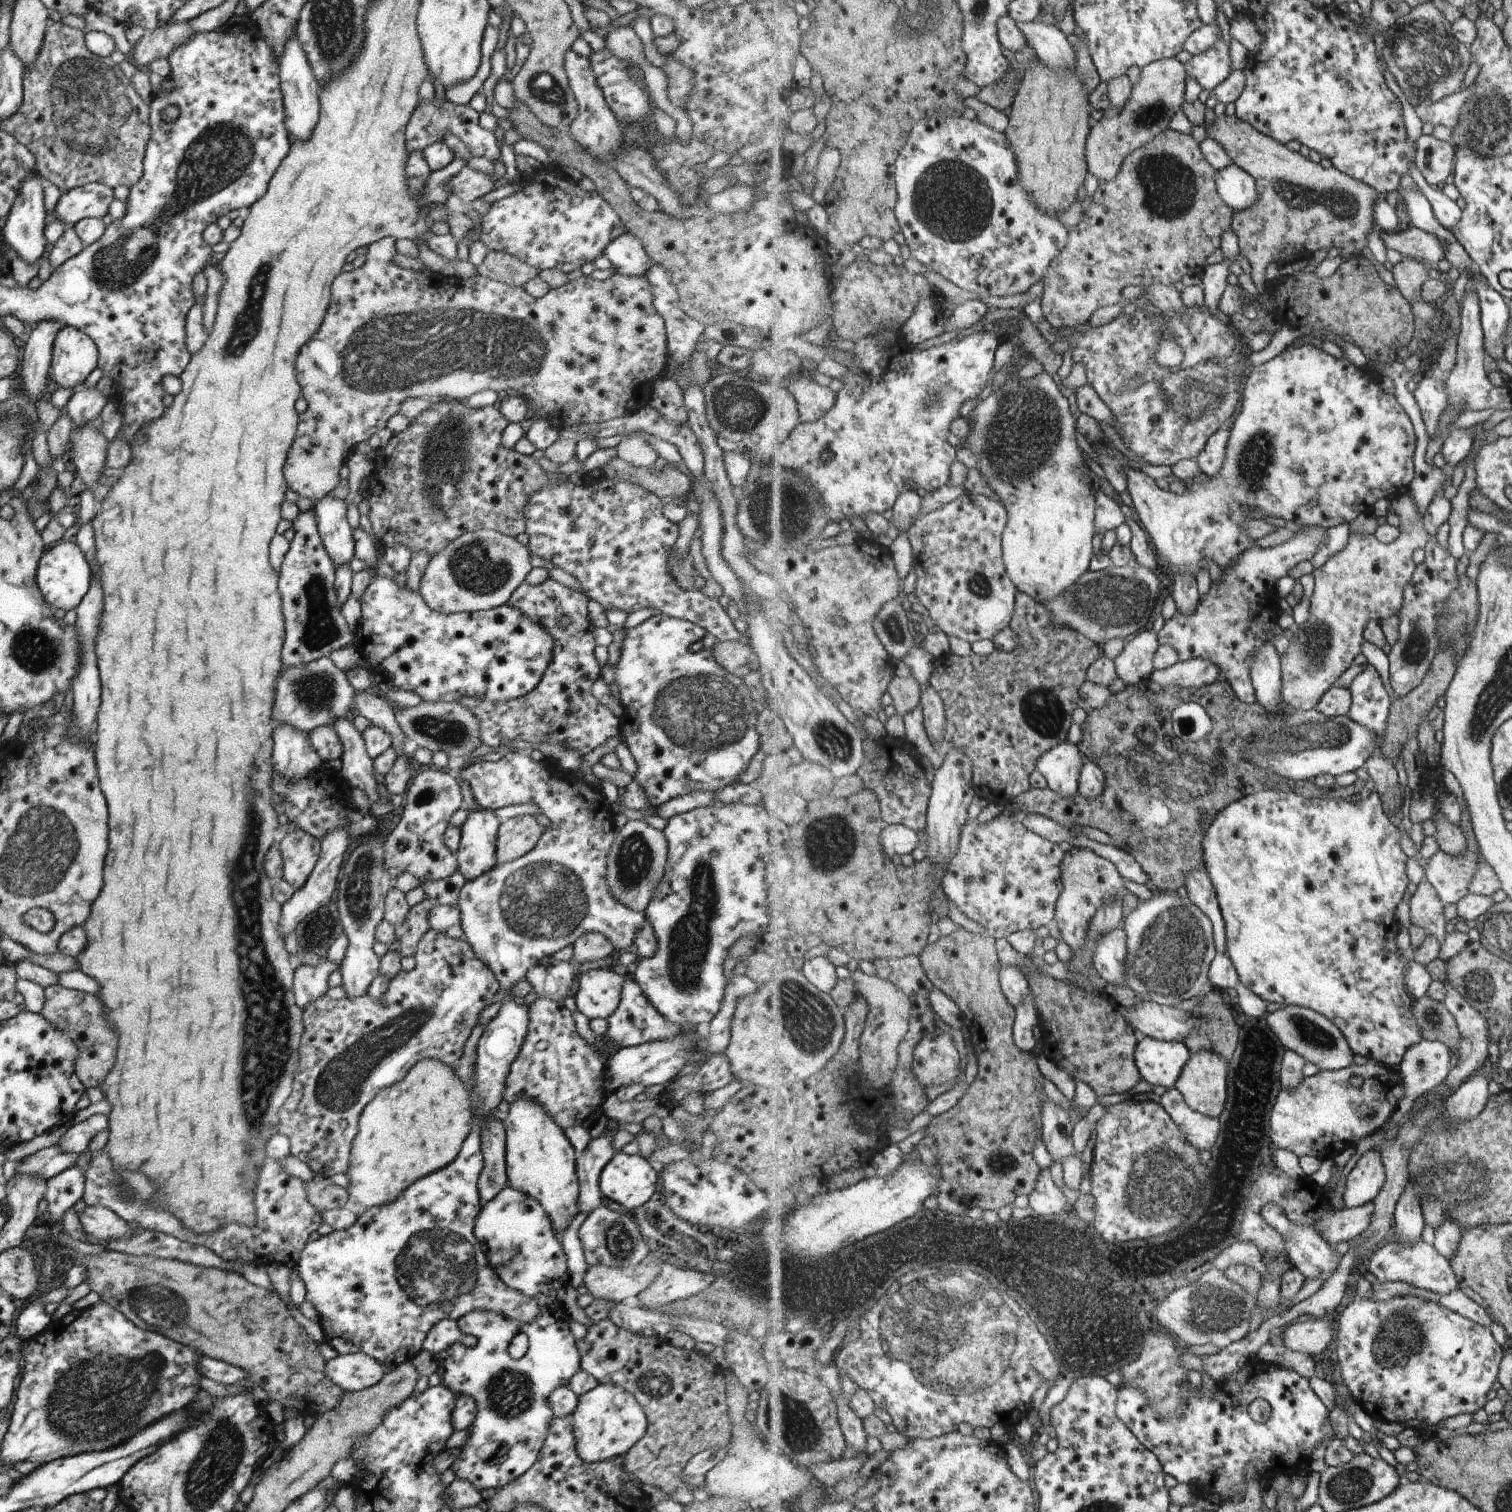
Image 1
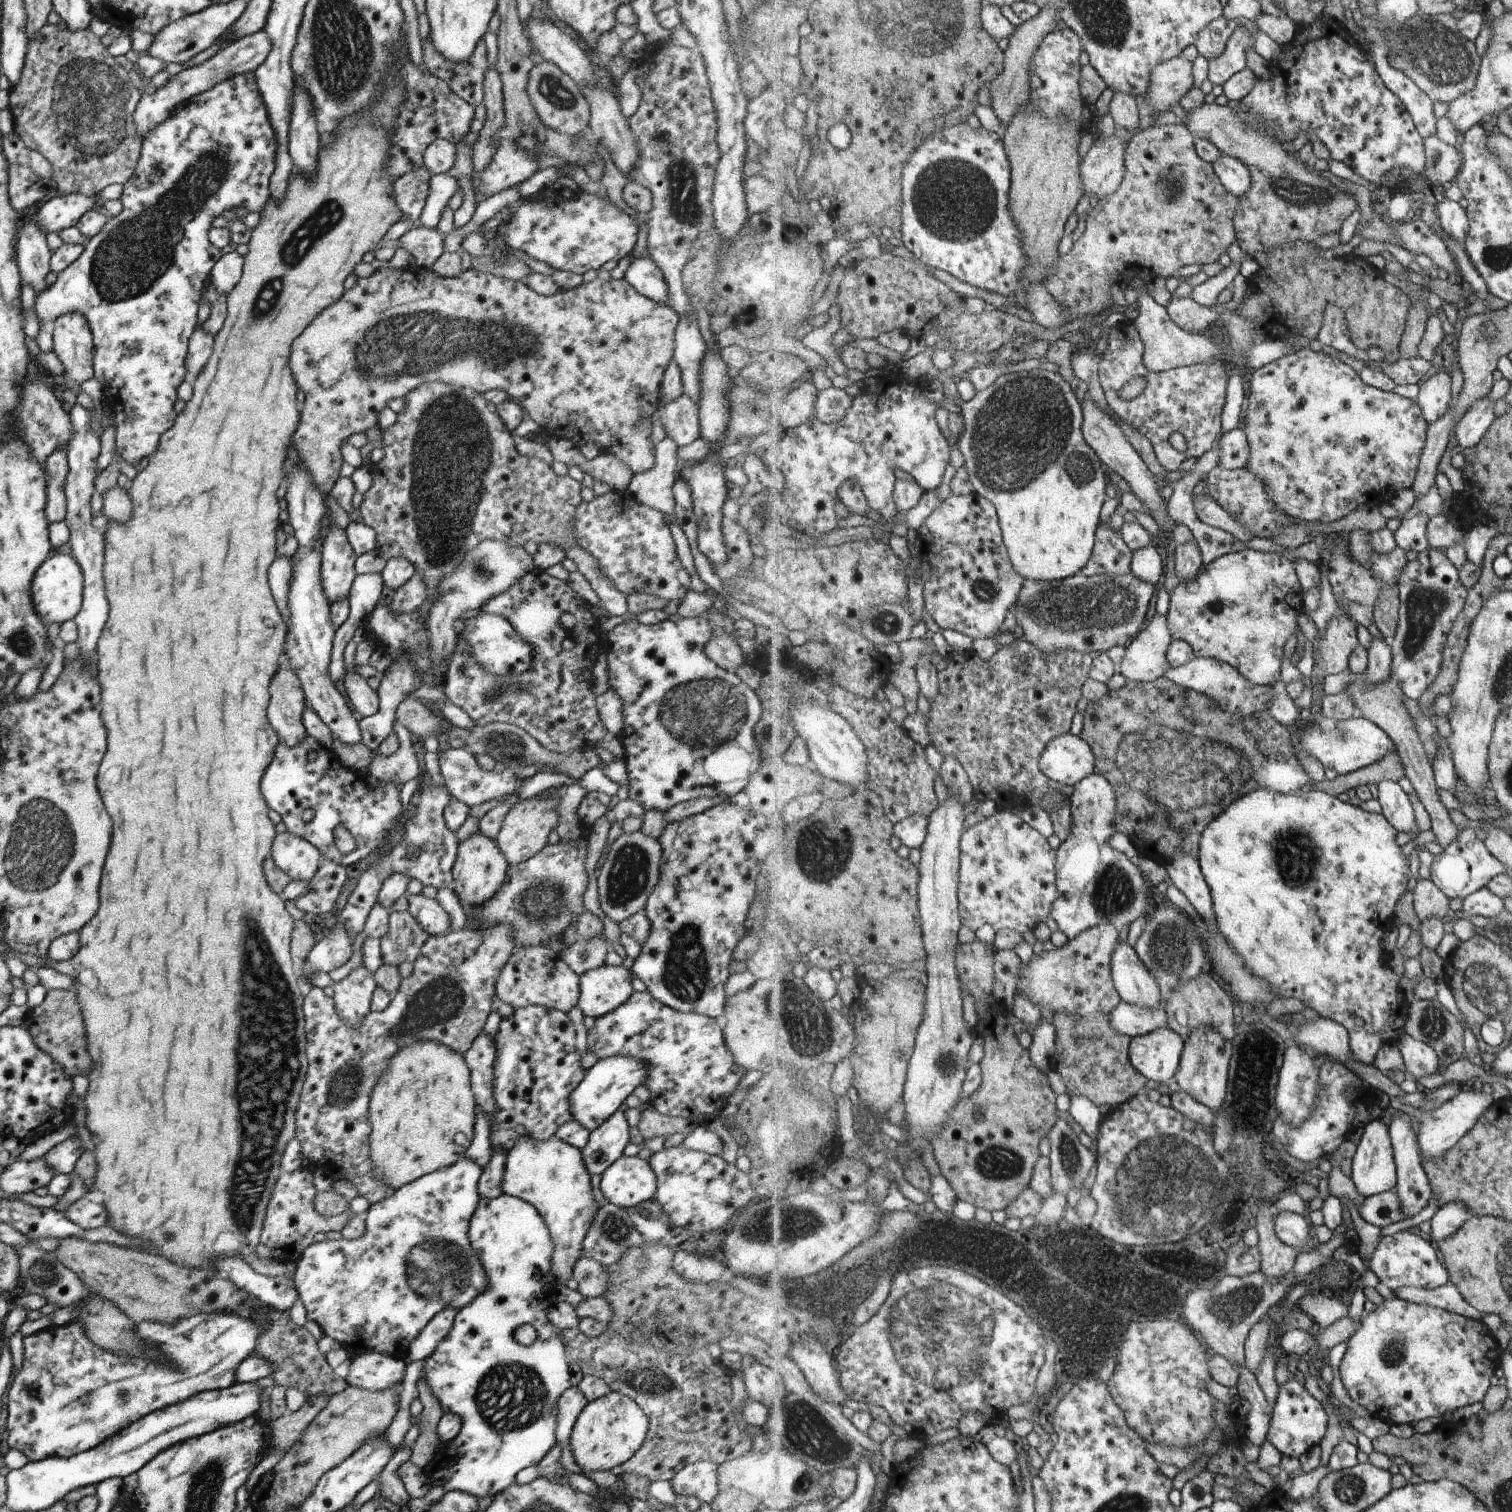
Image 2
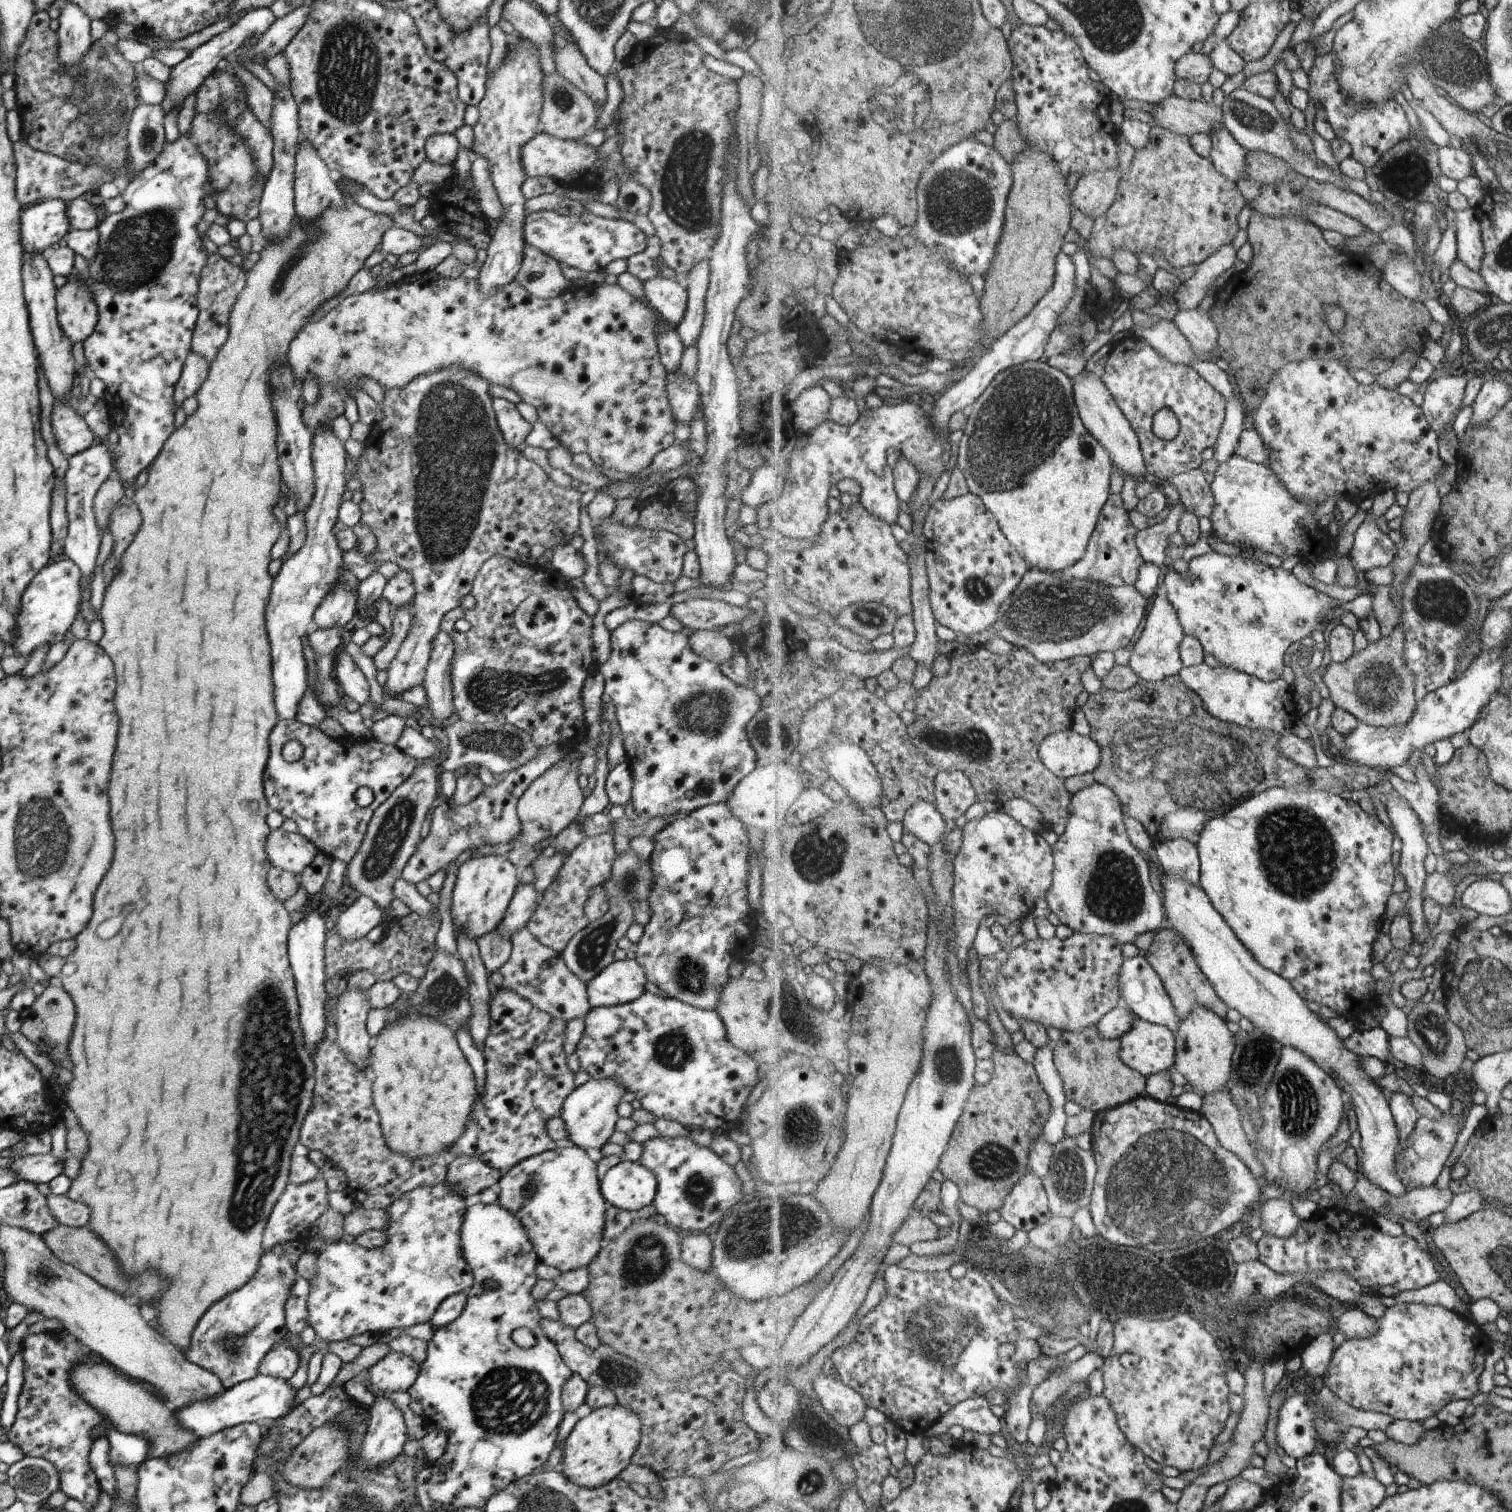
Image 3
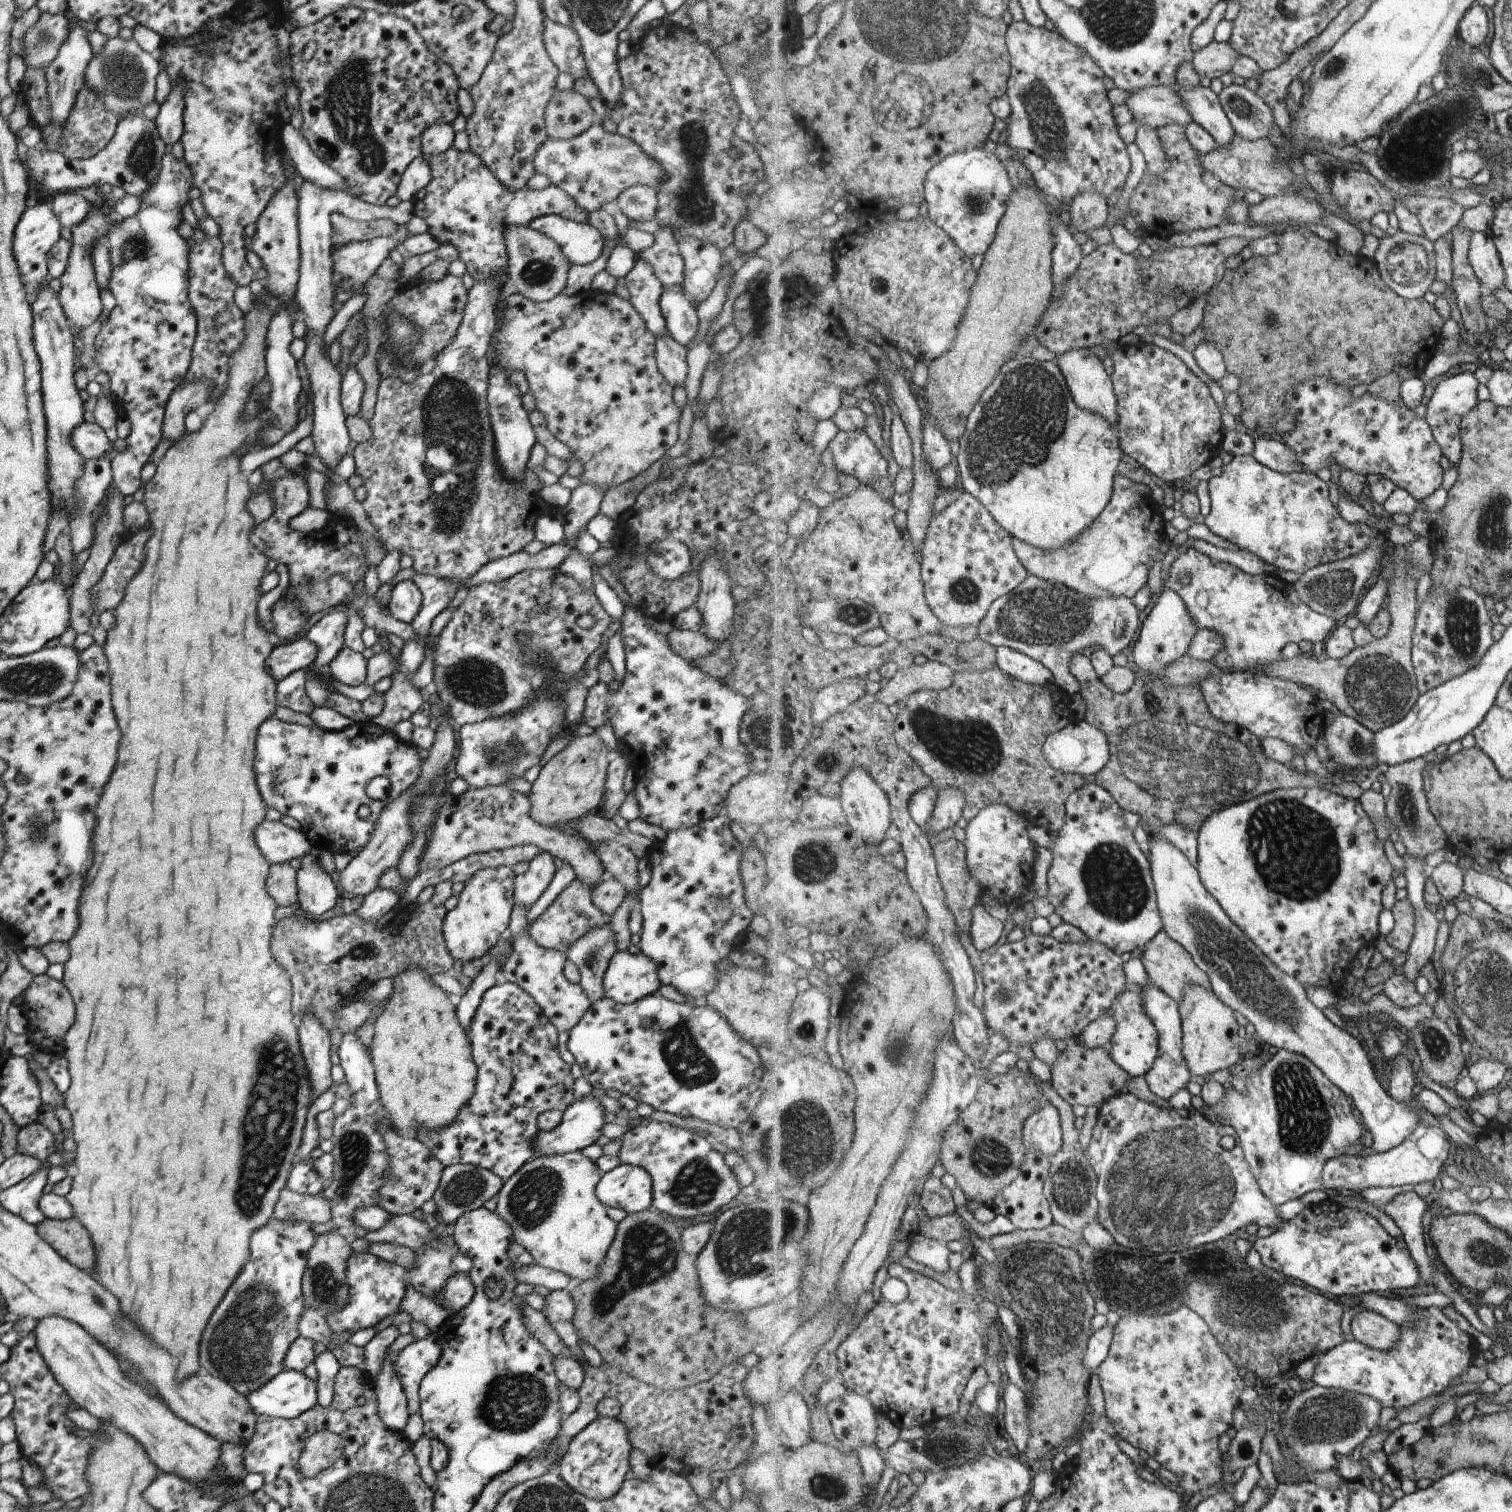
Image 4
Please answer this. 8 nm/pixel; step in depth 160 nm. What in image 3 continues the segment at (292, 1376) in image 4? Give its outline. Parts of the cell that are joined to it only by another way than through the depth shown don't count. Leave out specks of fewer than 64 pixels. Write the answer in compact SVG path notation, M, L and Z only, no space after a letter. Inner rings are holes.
M257 1374L253 1378L240 1382L219 1396L208 1397L185 1408L174 1411L180 1427L191 1431L197 1438L213 1434L225 1427L239 1423L260 1423L262 1420L275 1420L284 1417L296 1404L295 1392L286 1381L279 1377Z

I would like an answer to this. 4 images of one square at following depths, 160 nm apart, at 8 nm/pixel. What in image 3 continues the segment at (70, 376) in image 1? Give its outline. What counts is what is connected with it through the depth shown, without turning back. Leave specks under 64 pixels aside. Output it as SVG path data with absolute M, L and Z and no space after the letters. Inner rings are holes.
M69 273L65 278L65 283L54 294L56 319L64 337L75 344L93 332L98 310L80 276Z

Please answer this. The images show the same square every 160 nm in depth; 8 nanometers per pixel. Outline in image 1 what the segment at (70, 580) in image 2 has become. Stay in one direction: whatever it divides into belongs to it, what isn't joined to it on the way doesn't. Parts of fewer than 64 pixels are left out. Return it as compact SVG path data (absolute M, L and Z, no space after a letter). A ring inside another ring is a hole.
M72 541L57 543L50 550L44 551L38 560L35 584L37 585L43 600L50 606L51 610L71 610L75 608L83 595L87 592L92 572L85 561L85 556Z

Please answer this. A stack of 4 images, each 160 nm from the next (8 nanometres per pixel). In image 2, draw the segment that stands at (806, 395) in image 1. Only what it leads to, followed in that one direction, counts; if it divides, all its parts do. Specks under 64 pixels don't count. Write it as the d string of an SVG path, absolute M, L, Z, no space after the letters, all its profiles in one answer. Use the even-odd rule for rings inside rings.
M829 387L818 391L815 418L824 423L836 423L843 420L853 406L854 398L844 389Z

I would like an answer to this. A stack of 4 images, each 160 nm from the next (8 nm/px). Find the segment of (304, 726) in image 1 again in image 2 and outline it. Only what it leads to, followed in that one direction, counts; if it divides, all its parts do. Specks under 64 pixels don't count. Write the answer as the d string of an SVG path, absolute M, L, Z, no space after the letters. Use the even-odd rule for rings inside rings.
M369 573L357 575L352 582L348 592L348 615L343 621L343 624L334 630L332 640L332 649L330 650L330 663L328 664L328 675L335 683L337 679L342 680L344 675L344 656L343 651L346 644L351 640L353 632L358 626L362 626L362 622L371 614L371 611L376 607L382 589L382 578L380 573Z

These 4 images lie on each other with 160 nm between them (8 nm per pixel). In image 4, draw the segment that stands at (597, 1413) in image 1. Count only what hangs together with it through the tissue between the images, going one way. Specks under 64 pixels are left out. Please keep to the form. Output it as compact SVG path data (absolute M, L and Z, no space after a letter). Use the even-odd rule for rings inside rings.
M599 1417L584 1426L568 1444L567 1452L558 1460L557 1473L563 1482L587 1498L602 1501L621 1488L629 1469L628 1456L632 1446L626 1427L617 1419Z

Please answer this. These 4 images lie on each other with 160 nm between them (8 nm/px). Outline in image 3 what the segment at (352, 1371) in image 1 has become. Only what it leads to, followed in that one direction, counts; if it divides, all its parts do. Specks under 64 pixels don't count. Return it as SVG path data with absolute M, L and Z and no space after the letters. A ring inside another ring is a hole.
M390 1351L381 1360L368 1369L371 1386L384 1393L406 1391L417 1378L420 1366L414 1360L400 1352Z

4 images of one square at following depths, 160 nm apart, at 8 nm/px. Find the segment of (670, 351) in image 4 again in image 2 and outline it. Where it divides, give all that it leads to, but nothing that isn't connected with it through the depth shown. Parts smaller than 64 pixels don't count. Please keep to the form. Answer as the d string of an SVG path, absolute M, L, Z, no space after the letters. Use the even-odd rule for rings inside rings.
M683 392L656 410L652 415L652 426L658 422L677 448L699 438L698 406Z

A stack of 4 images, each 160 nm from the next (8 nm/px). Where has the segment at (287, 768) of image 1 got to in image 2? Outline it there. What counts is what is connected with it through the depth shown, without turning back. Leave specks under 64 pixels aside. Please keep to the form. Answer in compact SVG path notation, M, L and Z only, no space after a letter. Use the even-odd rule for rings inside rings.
M283 658L269 684L267 720L275 728L278 742L289 747L297 745L305 736L302 712L307 706L297 675Z

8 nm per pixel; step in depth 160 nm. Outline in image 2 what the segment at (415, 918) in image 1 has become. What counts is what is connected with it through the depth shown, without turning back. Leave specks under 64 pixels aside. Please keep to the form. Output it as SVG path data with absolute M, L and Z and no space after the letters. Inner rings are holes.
M399 911L388 914L387 932L380 938L380 958L383 963L398 967L401 963L411 963L420 955L420 950L430 937L417 921L407 912Z

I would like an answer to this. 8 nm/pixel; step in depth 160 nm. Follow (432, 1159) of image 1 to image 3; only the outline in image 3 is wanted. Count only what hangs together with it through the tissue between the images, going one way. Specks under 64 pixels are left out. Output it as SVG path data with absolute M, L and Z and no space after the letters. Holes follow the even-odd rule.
M407 1011L398 1017L389 1016L370 1042L368 1068L372 1079L372 1103L388 1149L410 1157L443 1153L463 1132L470 1108L478 1096L472 1068L459 1050L454 1032L433 1017Z

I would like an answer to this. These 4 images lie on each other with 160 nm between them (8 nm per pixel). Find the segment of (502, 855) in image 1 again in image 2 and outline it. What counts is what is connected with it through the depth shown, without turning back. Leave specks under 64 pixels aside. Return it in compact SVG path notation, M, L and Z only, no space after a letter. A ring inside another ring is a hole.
M549 787L533 797L516 802L504 815L500 829L493 840L509 866L529 860L547 844L547 835L558 824L554 806L561 800L563 788Z

